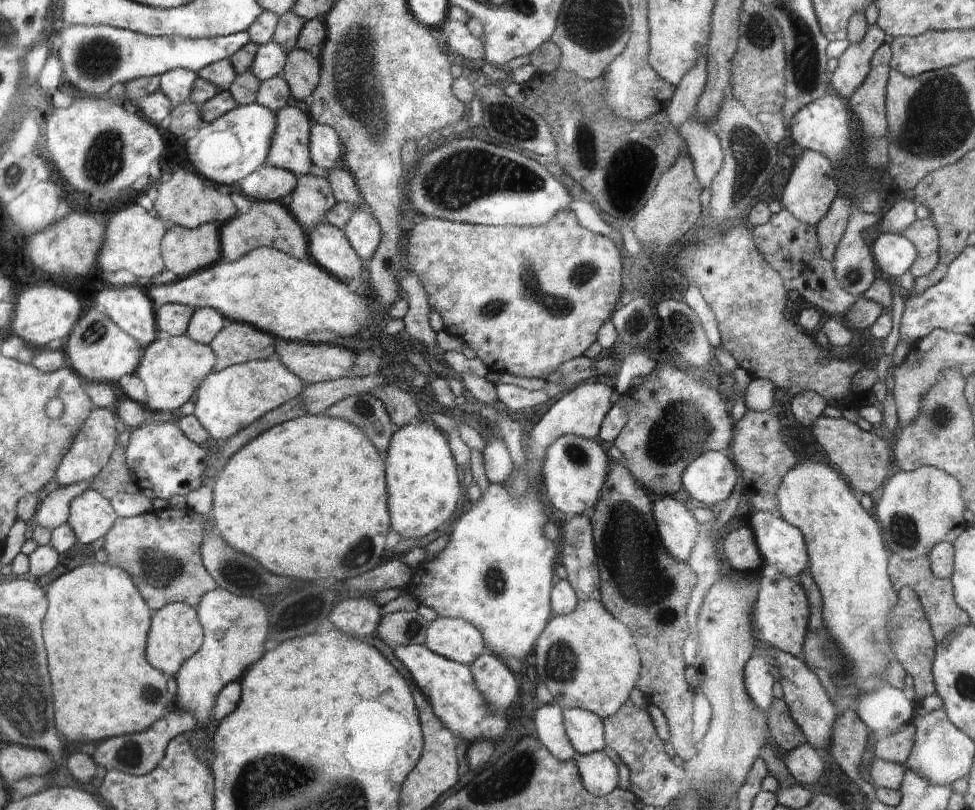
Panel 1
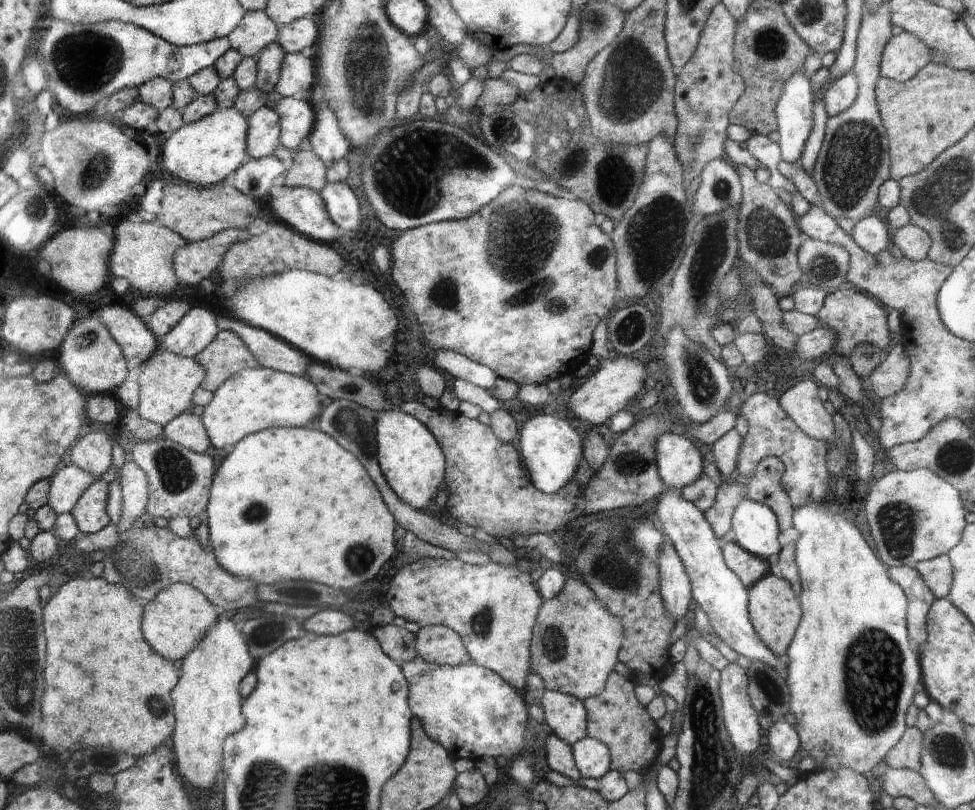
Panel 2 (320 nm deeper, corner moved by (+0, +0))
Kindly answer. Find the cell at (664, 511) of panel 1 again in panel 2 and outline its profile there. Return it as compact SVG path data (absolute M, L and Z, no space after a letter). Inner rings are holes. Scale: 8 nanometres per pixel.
M670 541L664 543L659 556L659 577L663 602L676 618L685 616L690 606L690 578L680 554Z

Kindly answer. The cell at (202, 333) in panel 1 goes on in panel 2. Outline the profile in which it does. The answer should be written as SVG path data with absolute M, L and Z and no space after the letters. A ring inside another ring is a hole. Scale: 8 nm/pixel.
M193 307L163 339L166 350L194 359L218 336L216 315L202 307Z

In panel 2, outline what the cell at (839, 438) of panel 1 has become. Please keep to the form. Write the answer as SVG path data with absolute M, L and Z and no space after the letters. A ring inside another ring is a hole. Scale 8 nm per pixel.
M810 380L797 382L779 398L780 406L796 425L816 440L836 440L830 414L818 398L818 386Z

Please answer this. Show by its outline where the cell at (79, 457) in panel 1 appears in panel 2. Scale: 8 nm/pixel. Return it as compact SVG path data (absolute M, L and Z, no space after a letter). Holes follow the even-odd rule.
M92 426L72 447L68 462L100 478L112 464L113 445L101 427Z

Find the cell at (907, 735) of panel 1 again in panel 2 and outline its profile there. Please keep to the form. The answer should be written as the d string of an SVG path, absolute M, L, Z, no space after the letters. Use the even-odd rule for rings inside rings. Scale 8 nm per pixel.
M918 726L907 727L902 740L887 754L885 766L920 773L925 739L926 735Z

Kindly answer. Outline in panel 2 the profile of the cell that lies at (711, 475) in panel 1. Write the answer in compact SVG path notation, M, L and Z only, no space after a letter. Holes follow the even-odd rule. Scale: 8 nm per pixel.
M678 432L664 433L658 436L655 446L658 472L666 486L682 489L703 476L704 462L700 452L686 435Z

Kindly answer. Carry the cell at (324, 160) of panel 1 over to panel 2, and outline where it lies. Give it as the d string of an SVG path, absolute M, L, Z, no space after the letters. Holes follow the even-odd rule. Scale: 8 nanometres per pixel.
M282 97L273 109L280 118L280 144L294 151L307 147L306 140L315 121L314 108L306 101Z

